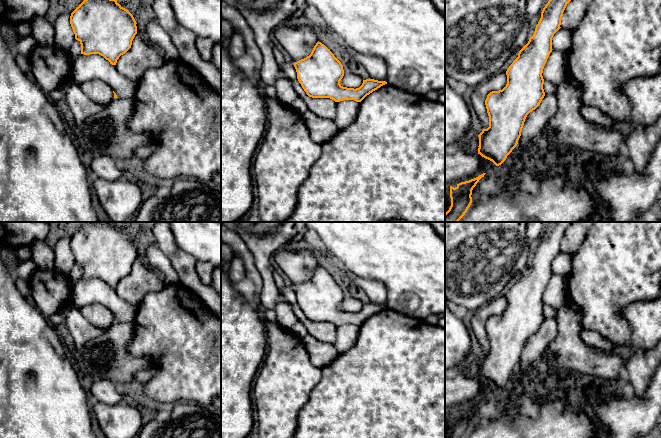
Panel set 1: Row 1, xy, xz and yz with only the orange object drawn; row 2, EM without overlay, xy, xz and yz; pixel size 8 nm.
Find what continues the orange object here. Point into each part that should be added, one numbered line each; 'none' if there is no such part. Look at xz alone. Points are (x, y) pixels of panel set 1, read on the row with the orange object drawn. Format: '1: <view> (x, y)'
none

